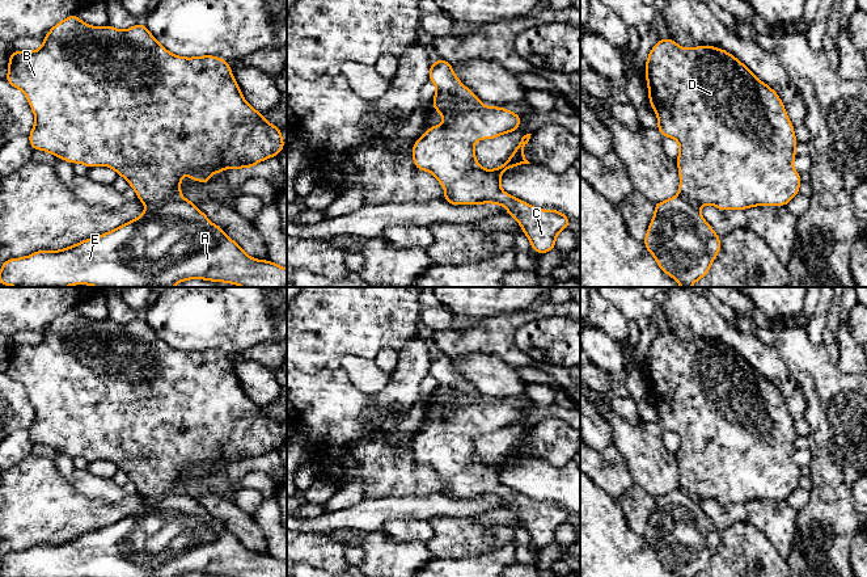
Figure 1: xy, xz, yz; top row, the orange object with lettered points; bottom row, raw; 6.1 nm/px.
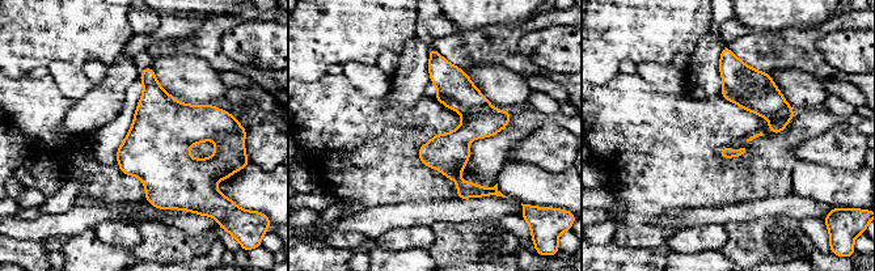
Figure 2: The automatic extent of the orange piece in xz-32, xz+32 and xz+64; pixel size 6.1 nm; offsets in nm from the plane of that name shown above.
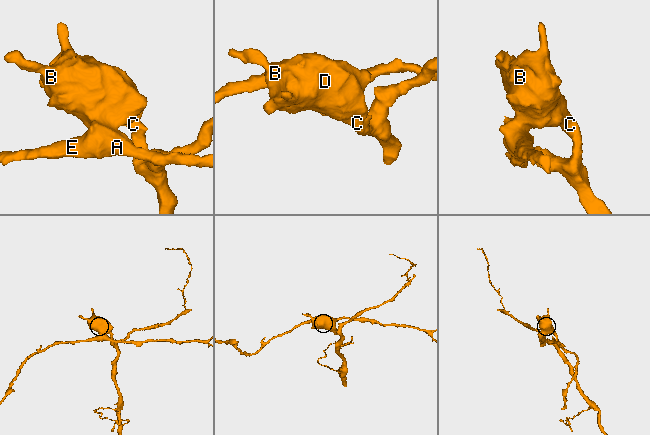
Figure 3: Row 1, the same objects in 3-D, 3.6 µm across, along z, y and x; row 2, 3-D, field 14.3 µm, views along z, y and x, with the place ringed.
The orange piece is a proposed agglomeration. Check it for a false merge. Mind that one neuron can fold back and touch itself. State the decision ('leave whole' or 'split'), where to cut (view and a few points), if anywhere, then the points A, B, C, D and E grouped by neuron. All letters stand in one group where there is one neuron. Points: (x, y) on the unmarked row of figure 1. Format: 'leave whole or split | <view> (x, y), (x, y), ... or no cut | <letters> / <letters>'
split | xz (438, 383), (453, 387), (468, 399), (482, 399) | A E / B C D

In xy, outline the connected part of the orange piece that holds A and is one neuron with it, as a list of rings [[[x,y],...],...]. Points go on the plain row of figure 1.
[[[175,490],[160,498],[147,498],[136,513],[98,531],[62,544],[37,544],[30,549],[7,553],[0,577],[179,577],[186,573],[227,577],[287,577],[287,563],[270,553],[248,549],[219,519],[210,515],[191,494]]]

